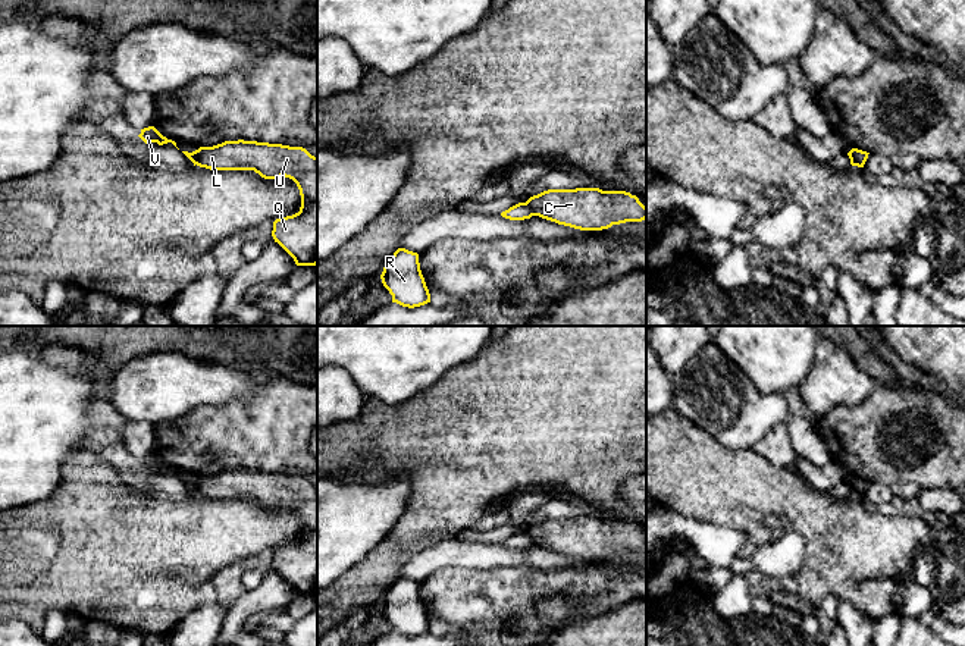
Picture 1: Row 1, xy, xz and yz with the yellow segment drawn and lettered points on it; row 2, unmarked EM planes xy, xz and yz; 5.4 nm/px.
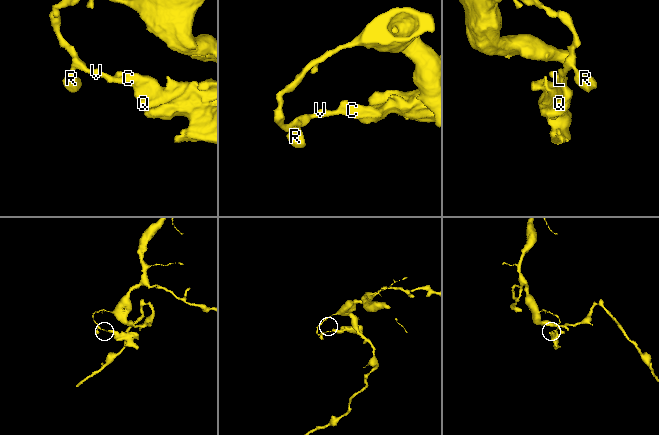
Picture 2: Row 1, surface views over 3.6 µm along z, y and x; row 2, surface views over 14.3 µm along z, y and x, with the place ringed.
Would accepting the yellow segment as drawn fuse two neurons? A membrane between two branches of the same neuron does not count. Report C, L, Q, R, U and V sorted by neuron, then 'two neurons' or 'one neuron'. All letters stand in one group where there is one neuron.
C L Q U / R V | two neurons

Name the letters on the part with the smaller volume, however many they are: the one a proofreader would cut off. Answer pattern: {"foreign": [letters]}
{"foreign": ["C", "L", "Q", "U"]}

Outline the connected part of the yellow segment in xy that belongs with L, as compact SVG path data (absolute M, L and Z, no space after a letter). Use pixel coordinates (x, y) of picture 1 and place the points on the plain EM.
M225 470L198 477L197 495L210 499L254 499L264 508L292 508L301 524L300 540L276 548L272 565L297 595L317 593L317 486L303 476L257 470Z

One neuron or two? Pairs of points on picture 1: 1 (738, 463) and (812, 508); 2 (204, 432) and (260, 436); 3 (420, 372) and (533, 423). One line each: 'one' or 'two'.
1: one
2: one
3: two

